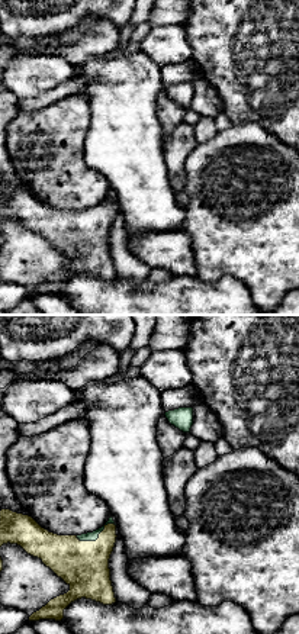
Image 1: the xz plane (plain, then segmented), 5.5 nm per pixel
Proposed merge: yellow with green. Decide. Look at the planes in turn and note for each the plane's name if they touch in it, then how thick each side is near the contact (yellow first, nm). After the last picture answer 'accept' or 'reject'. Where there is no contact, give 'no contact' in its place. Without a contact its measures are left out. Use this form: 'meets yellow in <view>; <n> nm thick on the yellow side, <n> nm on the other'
meets yellow in xz; 280 nm thick on the yellow side, 50 nm on the other

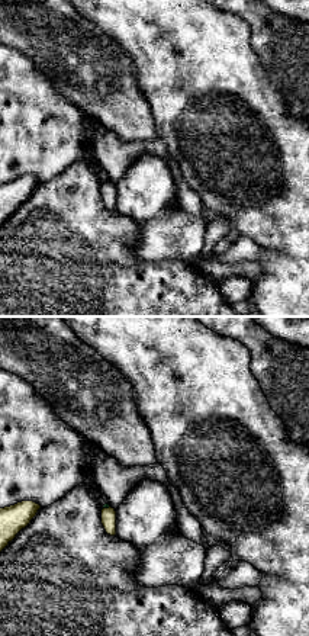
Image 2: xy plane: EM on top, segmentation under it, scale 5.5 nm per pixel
meets yellow in xy; 80 nm thick on the yellow side, 30 nm on the other

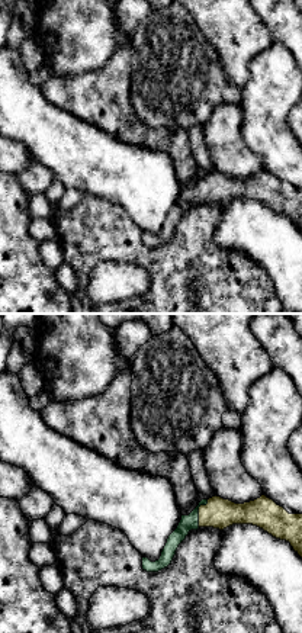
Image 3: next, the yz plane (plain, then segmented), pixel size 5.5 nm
meets yellow in yz; 170 nm thick on the yellow side, 90 nm on the other

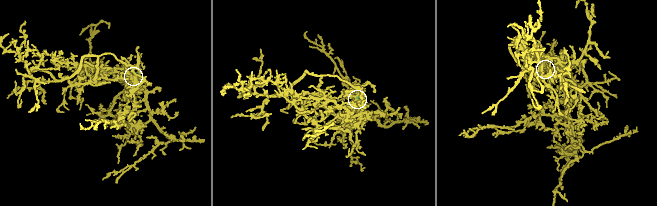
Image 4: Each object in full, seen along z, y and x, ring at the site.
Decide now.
accept

